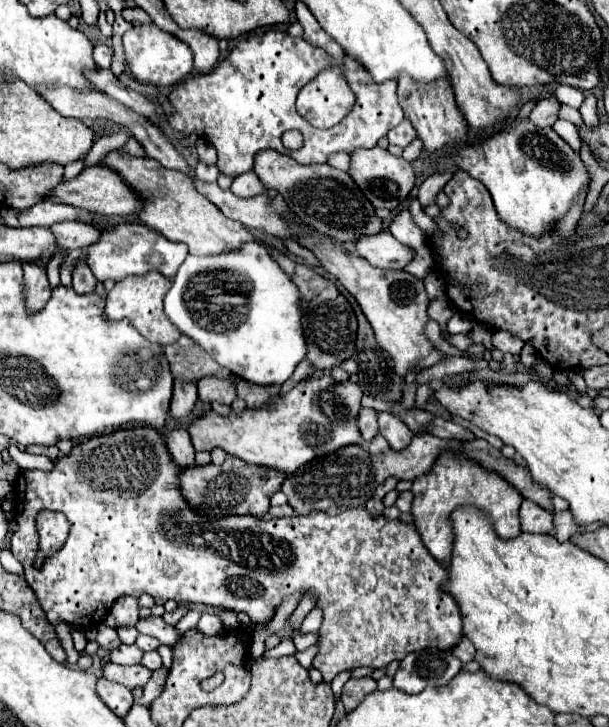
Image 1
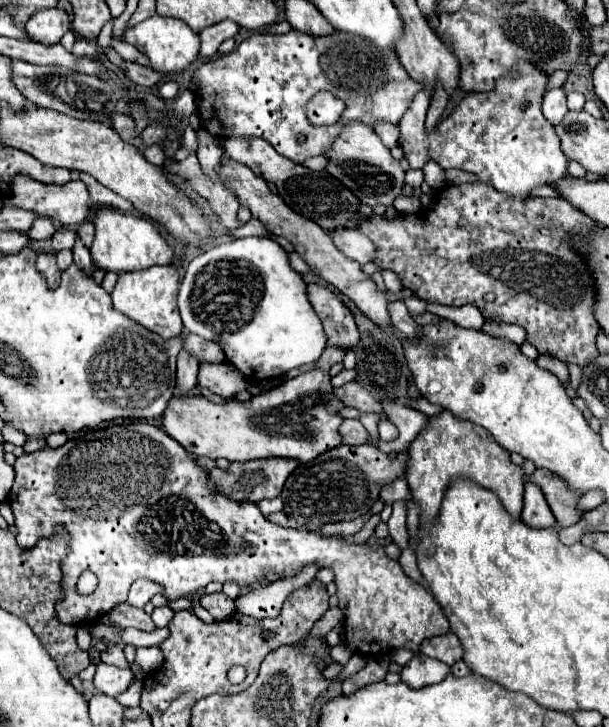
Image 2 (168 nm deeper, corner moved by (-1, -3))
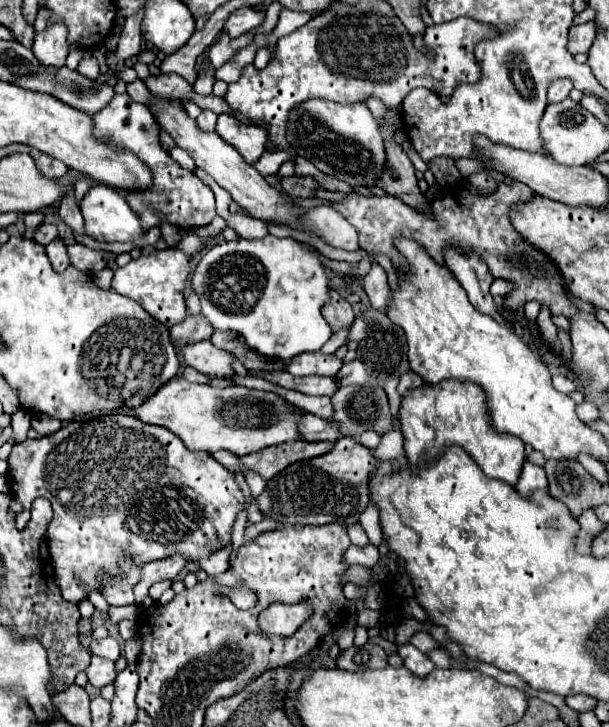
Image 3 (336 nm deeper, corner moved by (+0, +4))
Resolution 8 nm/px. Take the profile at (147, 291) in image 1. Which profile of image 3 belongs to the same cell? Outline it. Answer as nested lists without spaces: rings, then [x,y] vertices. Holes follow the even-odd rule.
[[[167,248],[167,250],[157,250],[149,256],[131,260],[127,266],[117,268],[111,288],[115,292],[119,292],[121,296],[135,300],[155,320],[159,320],[161,324],[171,328],[173,324],[183,322],[187,316],[185,300],[183,300],[187,276],[189,276],[189,258],[177,248]]]

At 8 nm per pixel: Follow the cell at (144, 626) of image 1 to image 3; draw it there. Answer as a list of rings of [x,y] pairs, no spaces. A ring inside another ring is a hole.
[[[127,562],[127,566],[123,566],[125,576],[121,580],[111,580],[105,582],[105,588],[101,590],[103,598],[111,604],[111,606],[131,606],[135,604],[135,596],[133,596],[133,586],[139,578],[139,570],[141,566],[131,566]]]

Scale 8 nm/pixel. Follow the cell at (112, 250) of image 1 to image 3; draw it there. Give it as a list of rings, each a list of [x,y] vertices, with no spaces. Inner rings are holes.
[[[97,184],[97,186],[89,188],[85,198],[81,200],[81,214],[83,214],[83,220],[85,220],[87,236],[95,238],[97,242],[107,242],[107,244],[135,242],[145,232],[137,214],[127,206],[127,200],[117,190],[105,186],[105,184]]]

